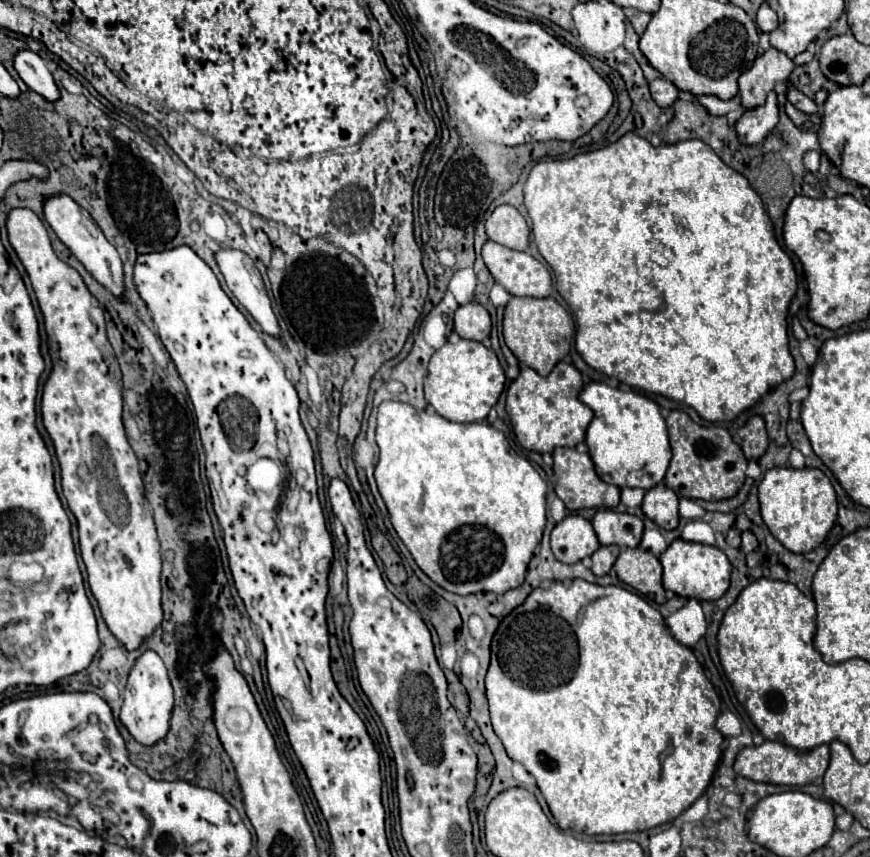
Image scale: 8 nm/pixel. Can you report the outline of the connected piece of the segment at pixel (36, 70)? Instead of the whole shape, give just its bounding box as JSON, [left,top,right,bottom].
[14,50,60,102]

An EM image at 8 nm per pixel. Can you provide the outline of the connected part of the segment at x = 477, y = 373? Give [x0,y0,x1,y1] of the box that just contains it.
[424,340,504,422]

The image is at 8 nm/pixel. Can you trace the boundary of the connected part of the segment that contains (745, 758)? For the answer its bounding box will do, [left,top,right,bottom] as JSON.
[734,740,830,786]

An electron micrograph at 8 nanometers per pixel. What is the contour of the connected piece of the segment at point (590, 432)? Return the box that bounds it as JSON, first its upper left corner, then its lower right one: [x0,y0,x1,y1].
[578,382,672,490]

